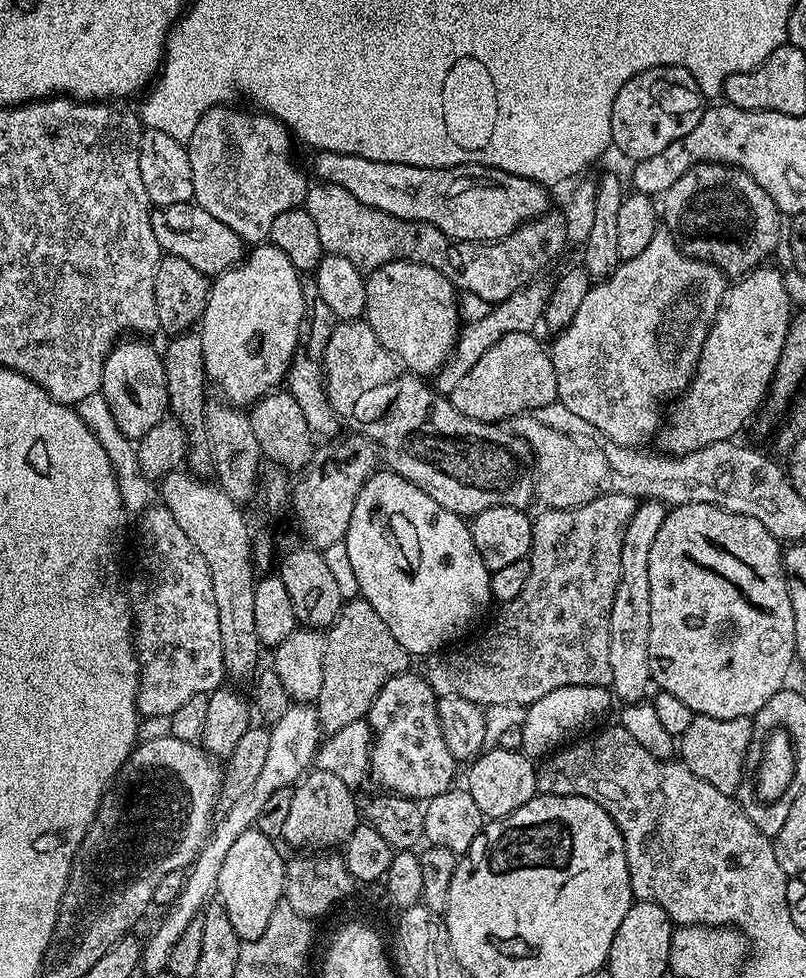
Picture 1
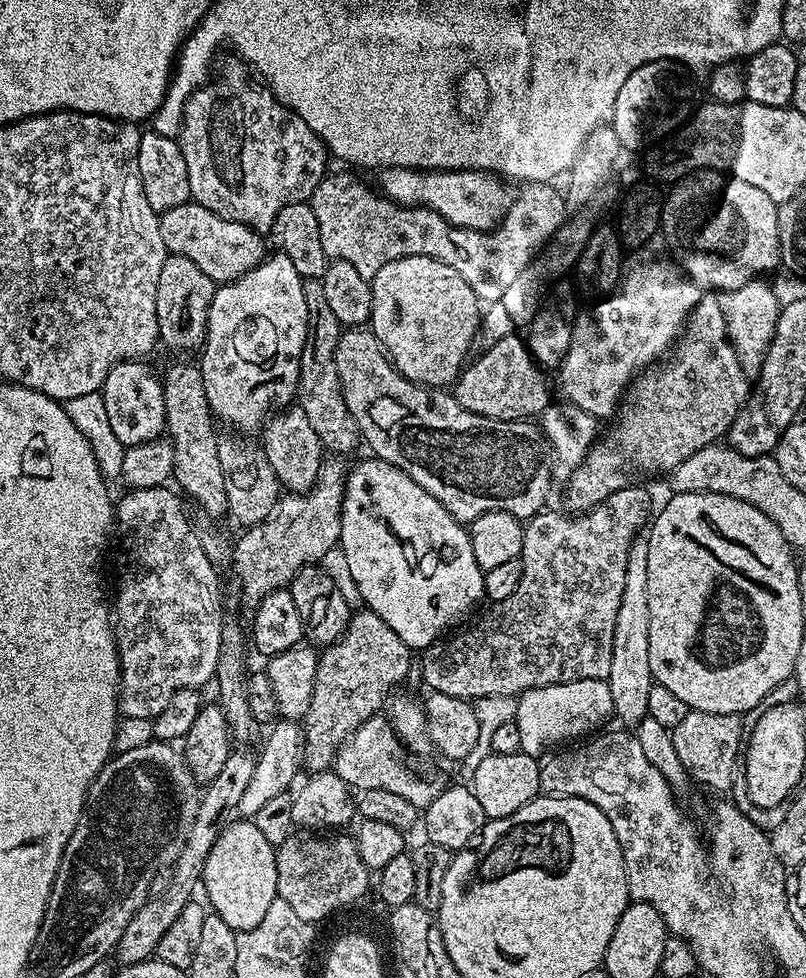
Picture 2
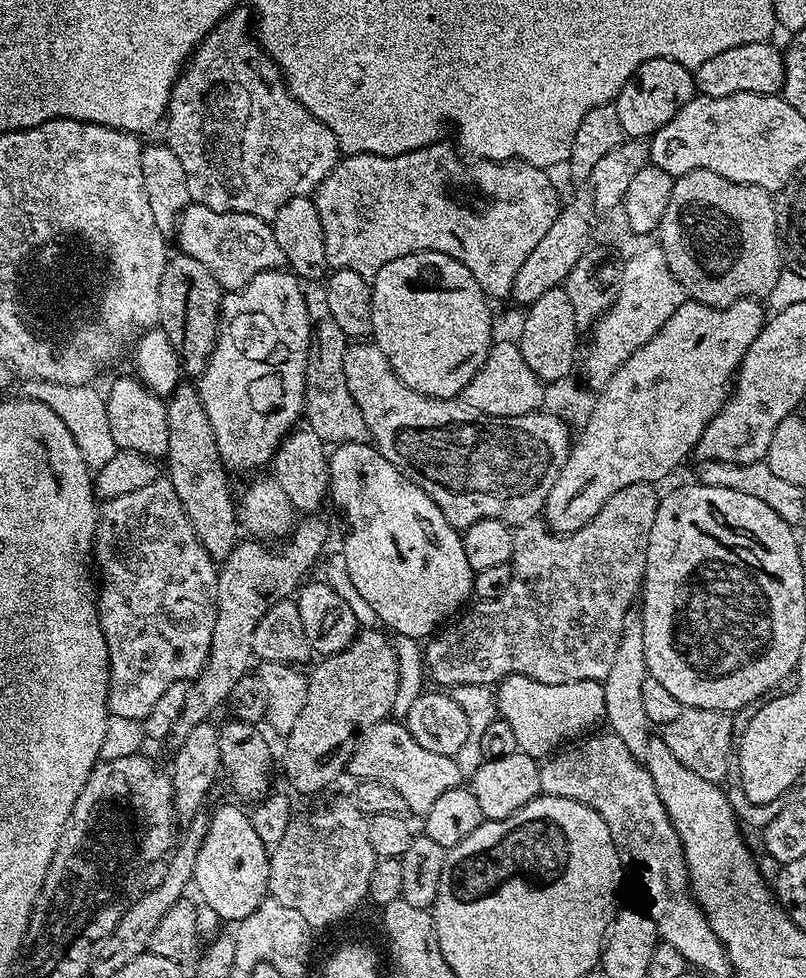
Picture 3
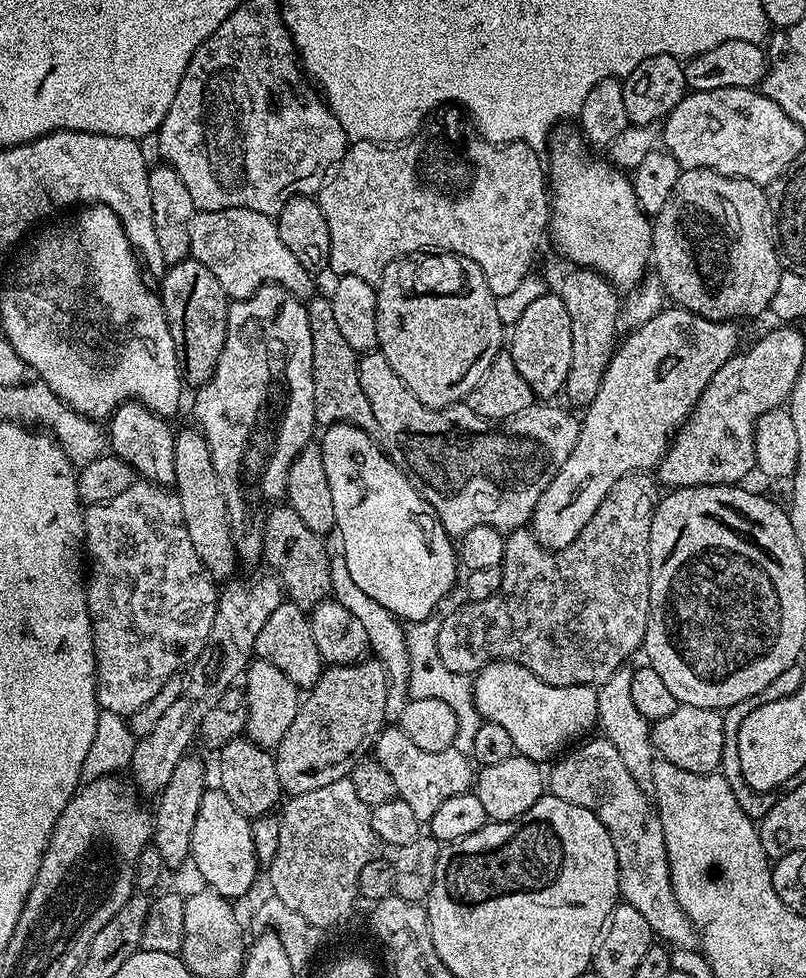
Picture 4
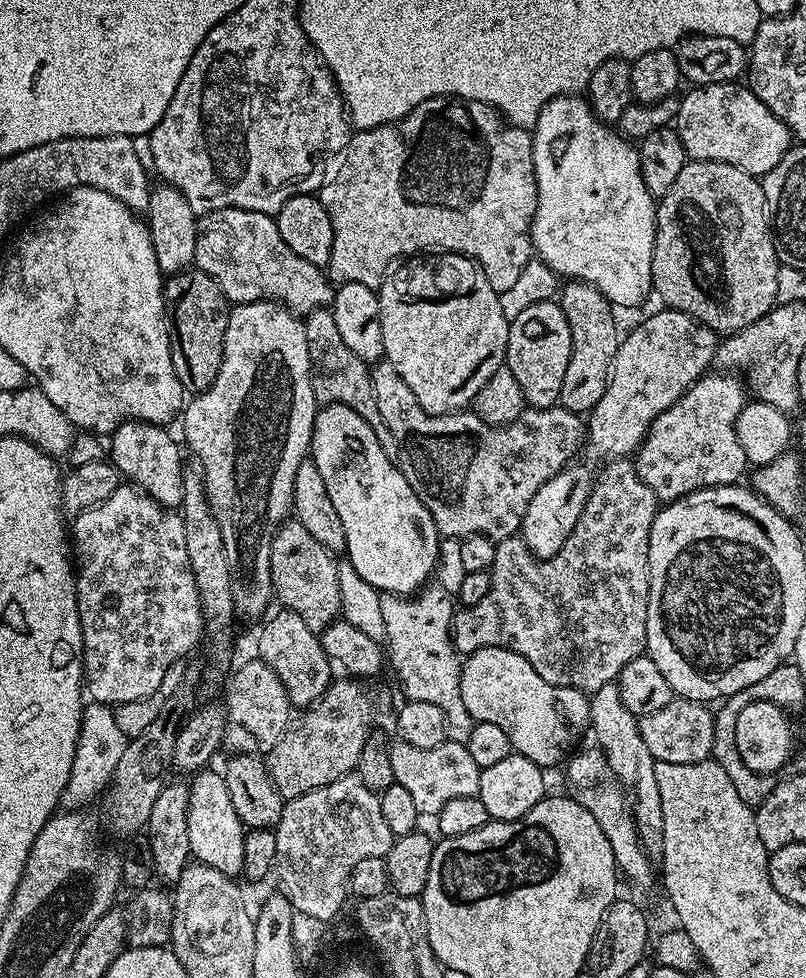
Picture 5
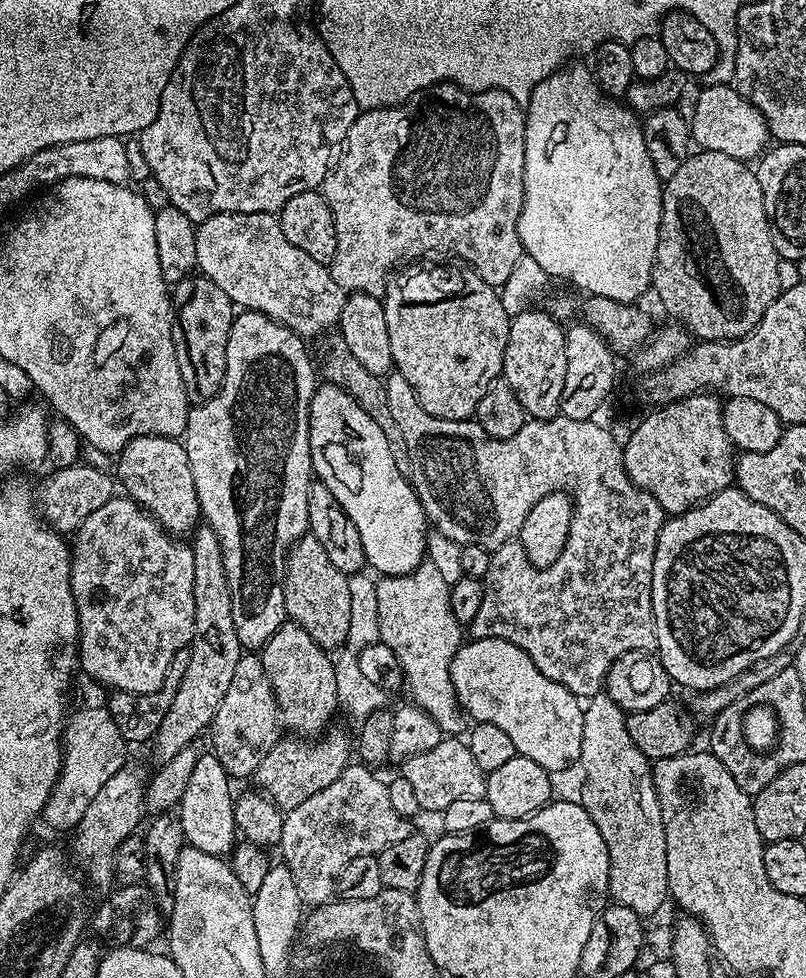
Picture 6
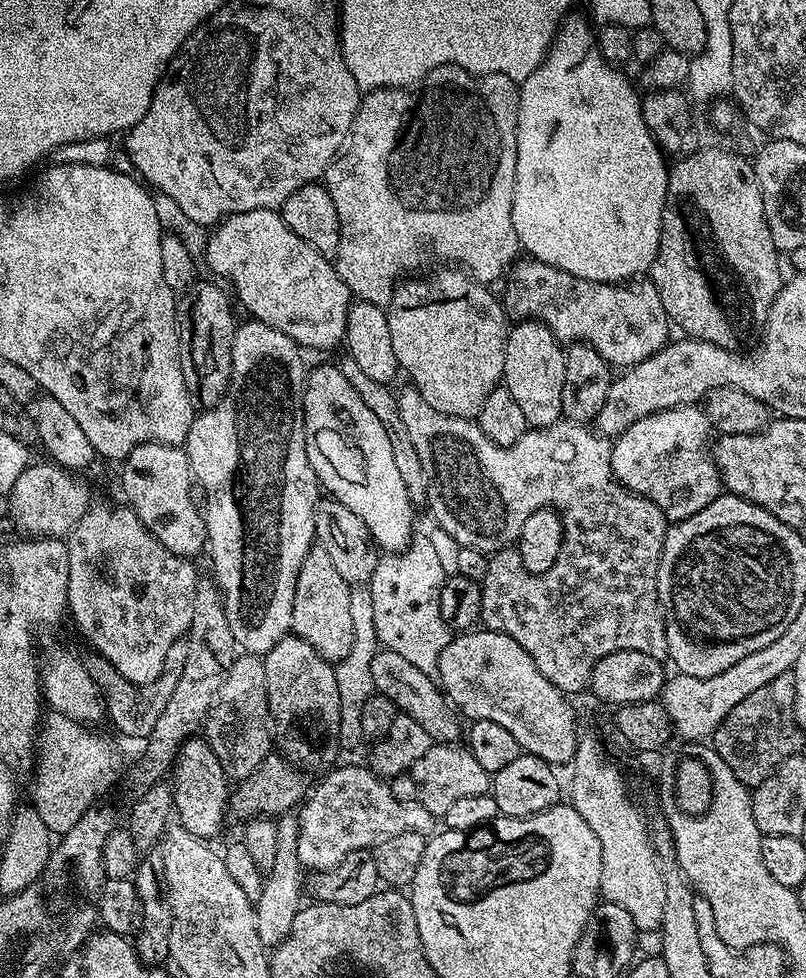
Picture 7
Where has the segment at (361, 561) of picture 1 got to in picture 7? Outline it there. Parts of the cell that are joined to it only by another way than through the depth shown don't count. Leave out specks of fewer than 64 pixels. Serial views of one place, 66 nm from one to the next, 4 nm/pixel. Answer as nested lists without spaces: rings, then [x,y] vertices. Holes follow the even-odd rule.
[[[335,363],[320,364],[304,377],[304,433],[306,454],[321,489],[366,522],[377,549],[385,553],[406,549],[414,536],[414,505],[394,463],[386,426],[358,398],[358,390]]]

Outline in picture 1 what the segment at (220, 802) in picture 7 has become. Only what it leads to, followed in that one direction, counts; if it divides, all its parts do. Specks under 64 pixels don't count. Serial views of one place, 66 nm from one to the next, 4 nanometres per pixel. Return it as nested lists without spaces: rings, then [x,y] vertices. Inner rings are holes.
[[[253,826],[250,830],[246,830],[246,834],[241,834],[234,841],[234,846],[230,846],[230,850],[226,853],[226,859],[222,862],[222,870],[218,873],[218,882],[216,883],[218,903],[226,910],[226,914],[230,918],[230,926],[234,928],[241,941],[258,939],[266,930],[275,908],[284,900],[286,860],[285,857],[280,857],[276,843],[277,841],[273,837],[262,834],[259,828]]]

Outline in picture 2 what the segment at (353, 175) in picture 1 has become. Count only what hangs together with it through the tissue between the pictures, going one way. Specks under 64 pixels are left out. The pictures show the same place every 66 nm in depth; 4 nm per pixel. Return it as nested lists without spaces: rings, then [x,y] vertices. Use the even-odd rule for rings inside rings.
[[[381,168],[379,191],[388,199],[401,204],[404,208],[428,208],[437,212],[446,222],[459,228],[474,230],[475,232],[491,232],[500,223],[505,214],[510,210],[513,189],[508,189],[503,179],[495,172],[479,172],[473,168],[459,170],[421,170],[418,168]]]

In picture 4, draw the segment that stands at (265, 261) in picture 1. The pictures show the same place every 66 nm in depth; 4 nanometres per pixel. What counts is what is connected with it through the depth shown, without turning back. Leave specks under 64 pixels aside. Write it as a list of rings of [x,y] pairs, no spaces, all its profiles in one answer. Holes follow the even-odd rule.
[[[263,284],[245,300],[232,300],[228,306],[228,333],[218,366],[208,383],[199,385],[197,392],[200,393],[192,408],[196,415],[194,424],[206,438],[210,458],[214,462],[214,474],[218,474],[218,482],[222,486],[236,559],[241,565],[261,563],[264,529],[258,523],[260,500],[276,502],[279,496],[281,499],[285,495],[290,462],[310,443],[312,428],[317,427],[312,343],[305,301],[287,292],[281,284]]]

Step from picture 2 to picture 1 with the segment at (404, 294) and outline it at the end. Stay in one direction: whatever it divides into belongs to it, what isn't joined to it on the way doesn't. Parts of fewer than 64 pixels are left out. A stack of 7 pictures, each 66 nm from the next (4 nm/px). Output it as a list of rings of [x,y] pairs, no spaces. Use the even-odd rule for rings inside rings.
[[[391,260],[366,280],[364,316],[382,346],[409,373],[431,377],[447,362],[460,339],[458,289],[438,270],[409,260]]]

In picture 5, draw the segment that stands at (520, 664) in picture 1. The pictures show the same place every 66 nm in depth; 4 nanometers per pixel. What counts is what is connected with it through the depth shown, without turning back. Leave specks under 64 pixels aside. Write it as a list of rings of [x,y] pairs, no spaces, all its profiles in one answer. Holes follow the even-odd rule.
[[[628,458],[607,461],[604,473],[595,477],[588,504],[578,526],[566,538],[566,546],[549,560],[538,560],[520,535],[499,541],[490,569],[490,590],[486,598],[469,608],[461,607],[452,618],[452,646],[467,656],[486,646],[498,646],[522,654],[546,682],[563,688],[577,688],[591,694],[613,683],[622,666],[638,658],[646,648],[646,610],[650,574],[648,539],[658,511],[650,486],[638,478],[635,463]]]

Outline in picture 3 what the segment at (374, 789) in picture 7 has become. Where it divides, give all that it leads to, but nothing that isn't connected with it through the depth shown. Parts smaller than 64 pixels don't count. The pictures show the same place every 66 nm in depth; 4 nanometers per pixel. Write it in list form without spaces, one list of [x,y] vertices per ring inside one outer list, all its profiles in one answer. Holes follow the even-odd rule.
[[[351,799],[293,815],[290,826],[268,857],[268,896],[303,912],[313,924],[336,926],[360,903],[365,903],[377,854],[370,844],[368,823]]]

